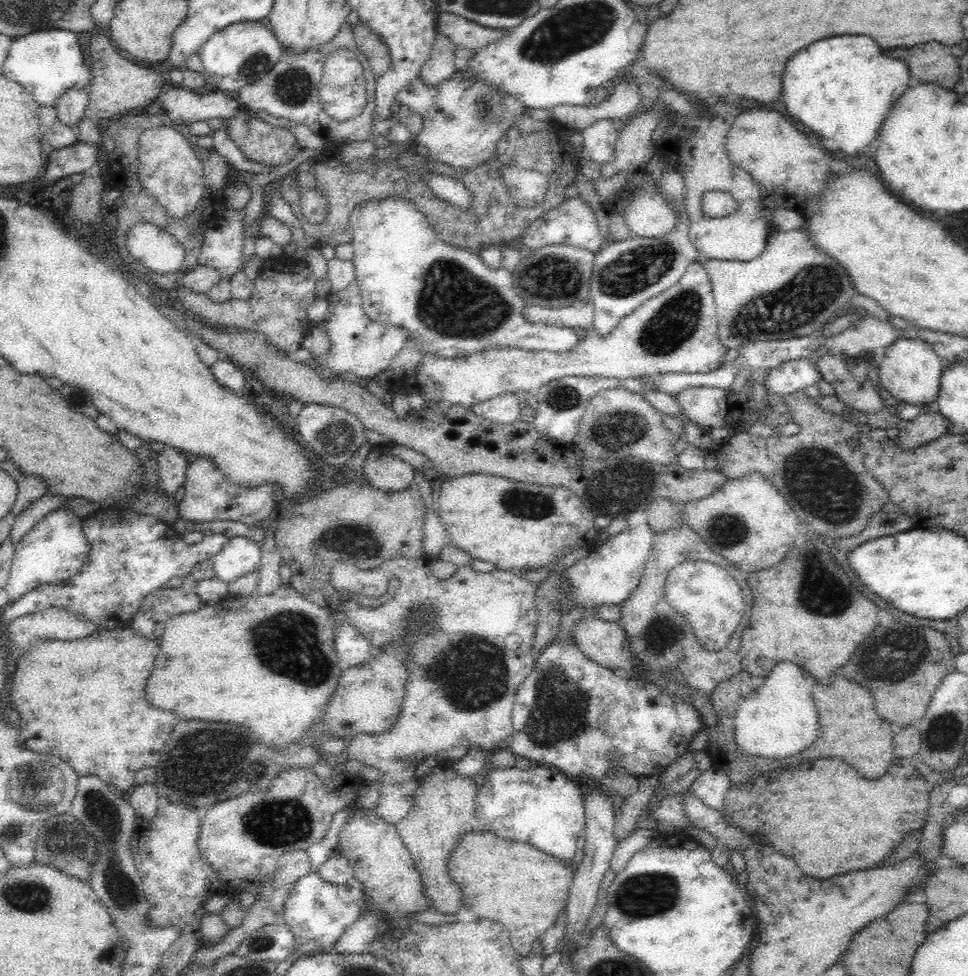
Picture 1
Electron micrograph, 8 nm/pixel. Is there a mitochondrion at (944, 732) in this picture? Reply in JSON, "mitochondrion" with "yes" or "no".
{"mitochondrion":"yes"}

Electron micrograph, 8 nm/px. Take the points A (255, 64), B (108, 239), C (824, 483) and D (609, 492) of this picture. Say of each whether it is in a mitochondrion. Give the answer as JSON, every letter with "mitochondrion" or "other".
{"A":"mitochondrion","B":"other","C":"mitochondrion","D":"mitochondrion"}

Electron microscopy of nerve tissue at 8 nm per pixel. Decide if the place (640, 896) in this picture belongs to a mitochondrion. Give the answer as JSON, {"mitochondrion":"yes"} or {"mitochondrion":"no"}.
{"mitochondrion":"yes"}

